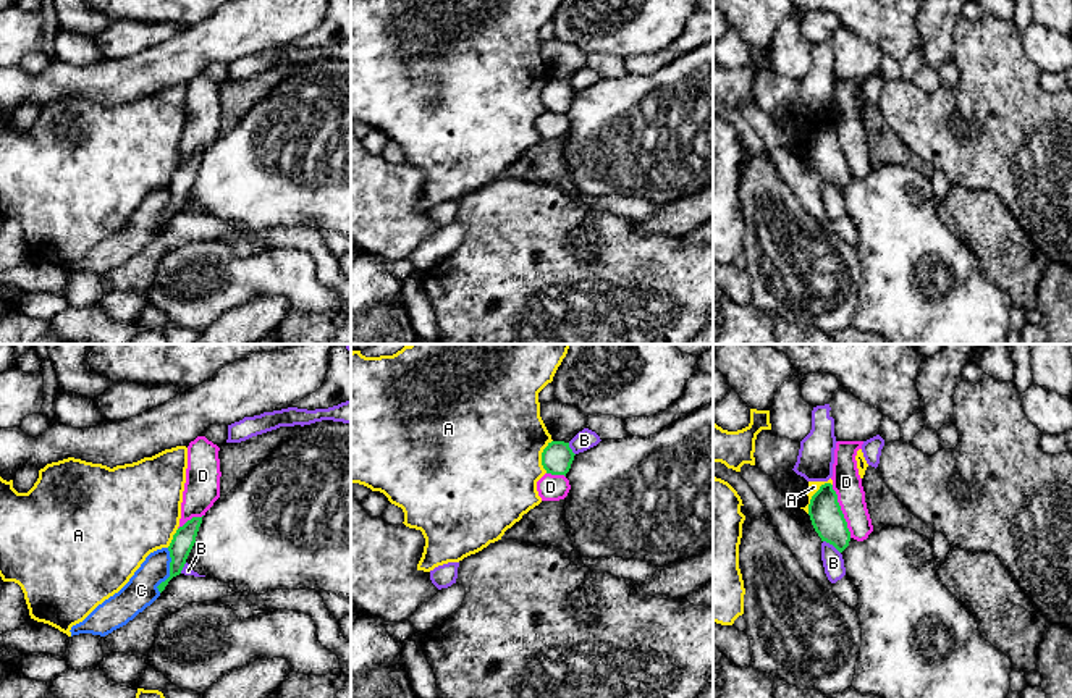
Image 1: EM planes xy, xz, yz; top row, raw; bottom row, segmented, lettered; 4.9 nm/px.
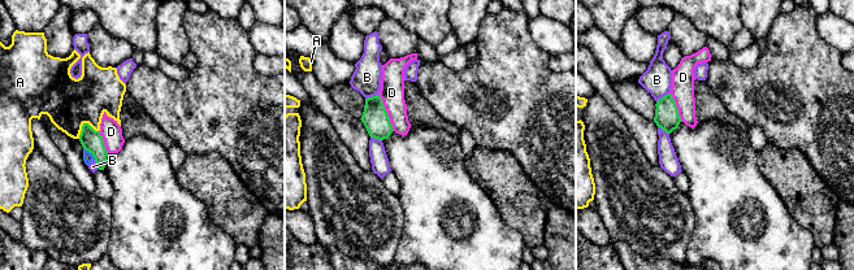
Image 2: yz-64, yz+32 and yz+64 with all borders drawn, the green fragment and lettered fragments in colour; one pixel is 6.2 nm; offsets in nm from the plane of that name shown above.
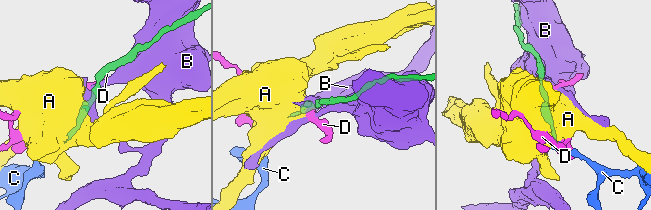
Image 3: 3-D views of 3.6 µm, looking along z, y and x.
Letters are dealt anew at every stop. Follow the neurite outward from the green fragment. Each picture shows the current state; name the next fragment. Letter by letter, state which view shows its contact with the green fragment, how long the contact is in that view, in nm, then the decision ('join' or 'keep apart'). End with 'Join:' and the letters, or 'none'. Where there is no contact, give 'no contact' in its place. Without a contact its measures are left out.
A: yz | 200 nm | keep apart
B: yz | 110 nm | keep apart
C: xy | 220 nm | keep apart
D: yz | 280 nm | keep apart
Join: none

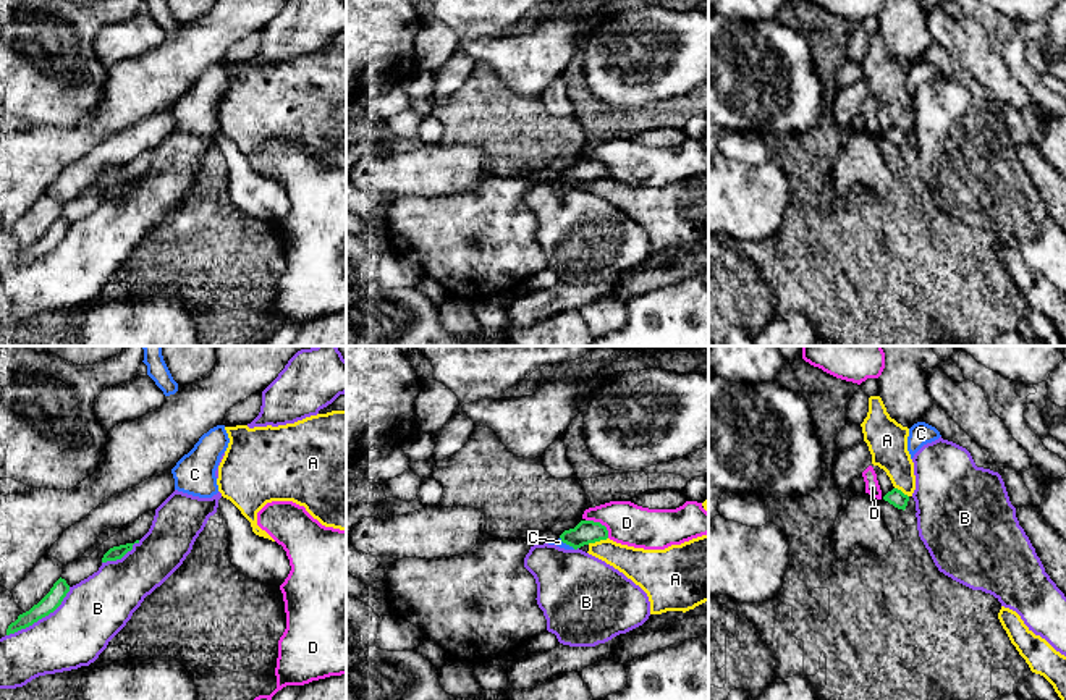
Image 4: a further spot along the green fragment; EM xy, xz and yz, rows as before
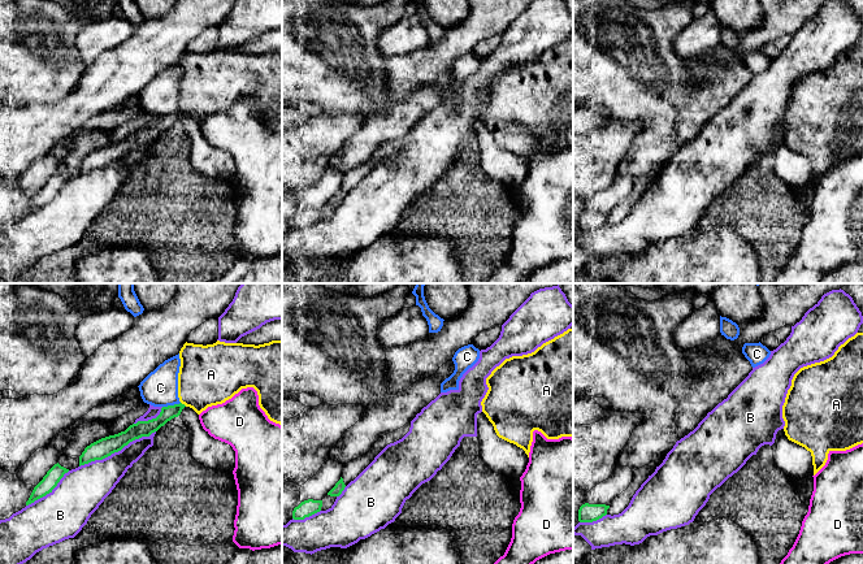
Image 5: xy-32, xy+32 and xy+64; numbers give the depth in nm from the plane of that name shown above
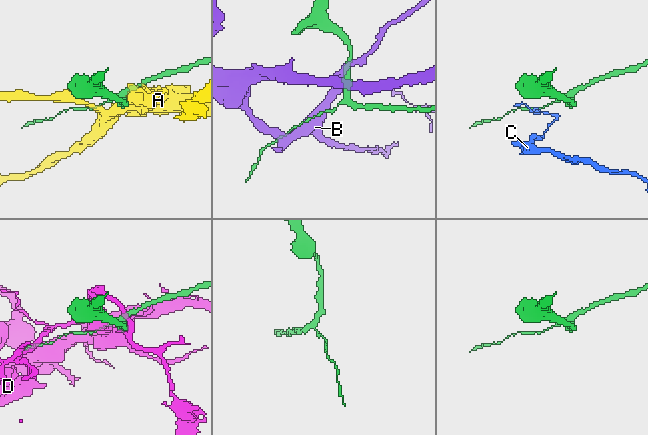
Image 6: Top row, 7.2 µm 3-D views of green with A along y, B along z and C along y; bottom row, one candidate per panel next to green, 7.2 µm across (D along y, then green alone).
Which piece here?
A: xz | 110 nm | keep apart
B: xy | 400 nm | keep apart
C: xz | 100 nm | keep apart
D: xz | 150 nm | keep apart
Join: none

